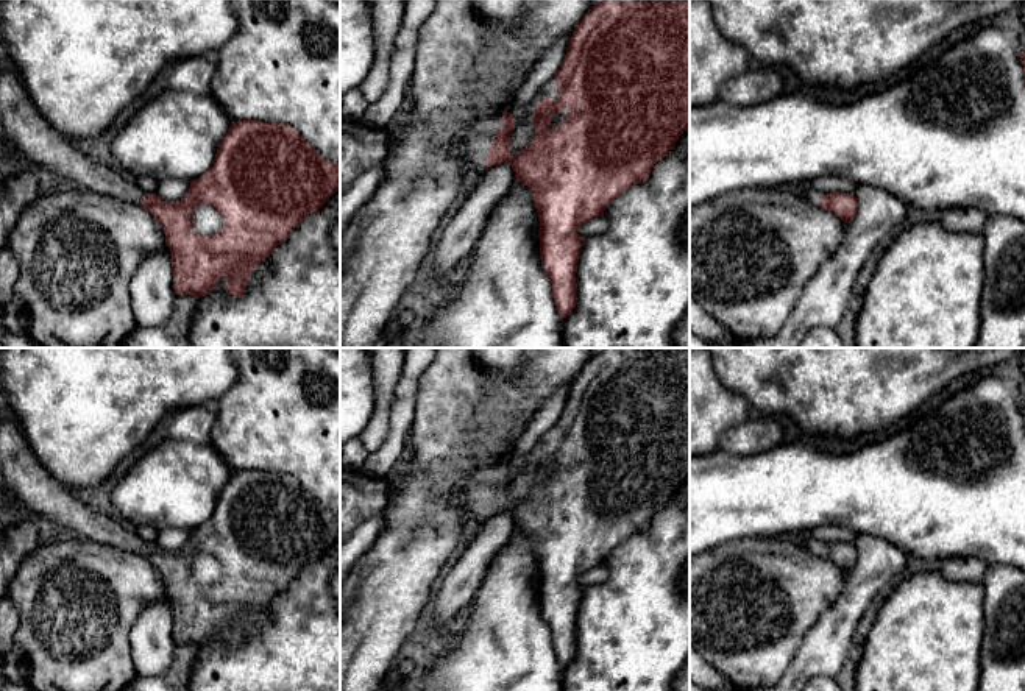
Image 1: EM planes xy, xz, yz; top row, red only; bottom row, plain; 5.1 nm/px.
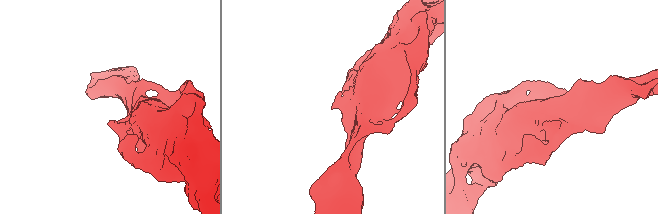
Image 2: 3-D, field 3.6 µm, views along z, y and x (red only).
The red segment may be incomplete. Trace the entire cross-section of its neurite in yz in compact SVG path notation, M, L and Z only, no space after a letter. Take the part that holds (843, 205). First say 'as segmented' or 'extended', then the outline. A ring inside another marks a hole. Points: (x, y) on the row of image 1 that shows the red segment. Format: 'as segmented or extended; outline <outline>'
extended; outline M807 187L805 198L811 204L838 215L846 223L850 223L858 212L858 201L853 193L825 193L818 189Z

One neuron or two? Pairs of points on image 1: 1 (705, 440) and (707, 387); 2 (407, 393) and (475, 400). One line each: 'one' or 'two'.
1: one
2: two

